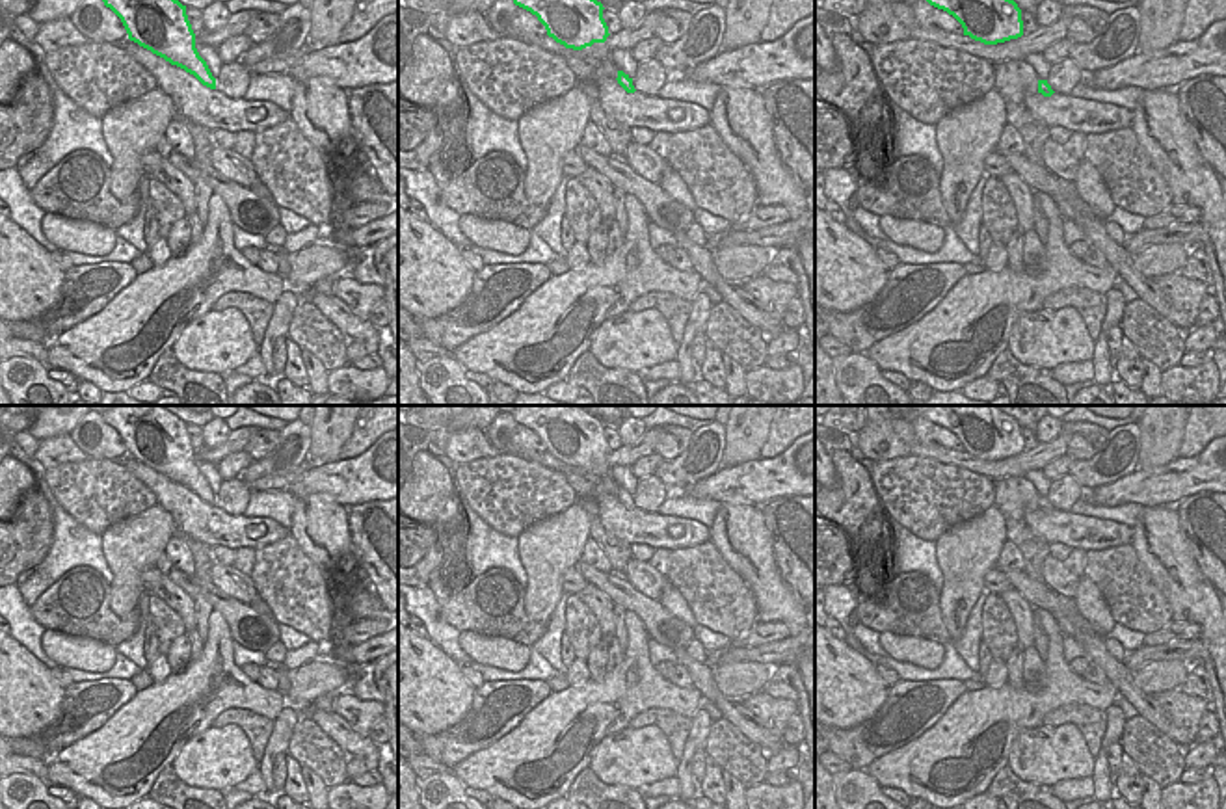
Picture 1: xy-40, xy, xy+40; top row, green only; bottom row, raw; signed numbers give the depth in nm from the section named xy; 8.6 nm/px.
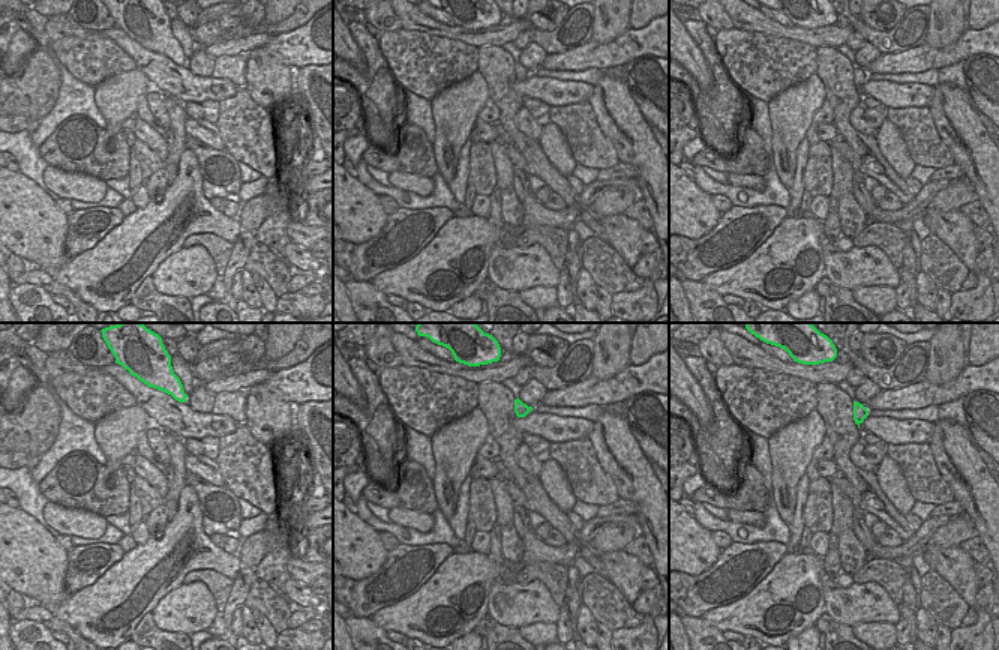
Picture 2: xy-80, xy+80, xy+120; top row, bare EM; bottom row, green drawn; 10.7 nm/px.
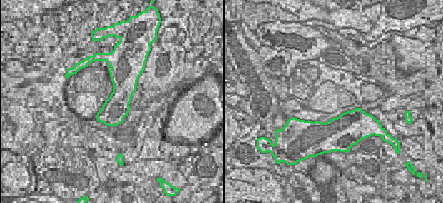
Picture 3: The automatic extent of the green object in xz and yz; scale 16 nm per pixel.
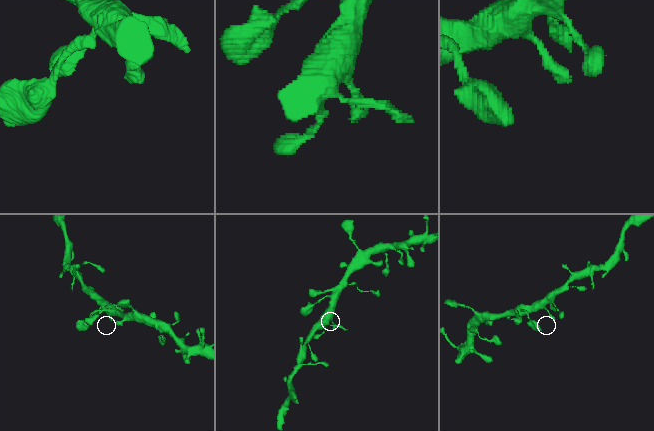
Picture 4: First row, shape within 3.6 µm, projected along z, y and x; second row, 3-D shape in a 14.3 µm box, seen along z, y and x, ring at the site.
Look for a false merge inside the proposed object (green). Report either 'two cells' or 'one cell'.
one cell

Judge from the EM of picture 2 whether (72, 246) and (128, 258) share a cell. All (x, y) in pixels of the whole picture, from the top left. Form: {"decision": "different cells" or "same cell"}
{"decision": "different cells"}

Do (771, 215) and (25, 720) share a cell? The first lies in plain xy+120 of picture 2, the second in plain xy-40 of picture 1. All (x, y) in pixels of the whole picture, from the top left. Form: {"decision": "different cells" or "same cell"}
{"decision": "different cells"}

